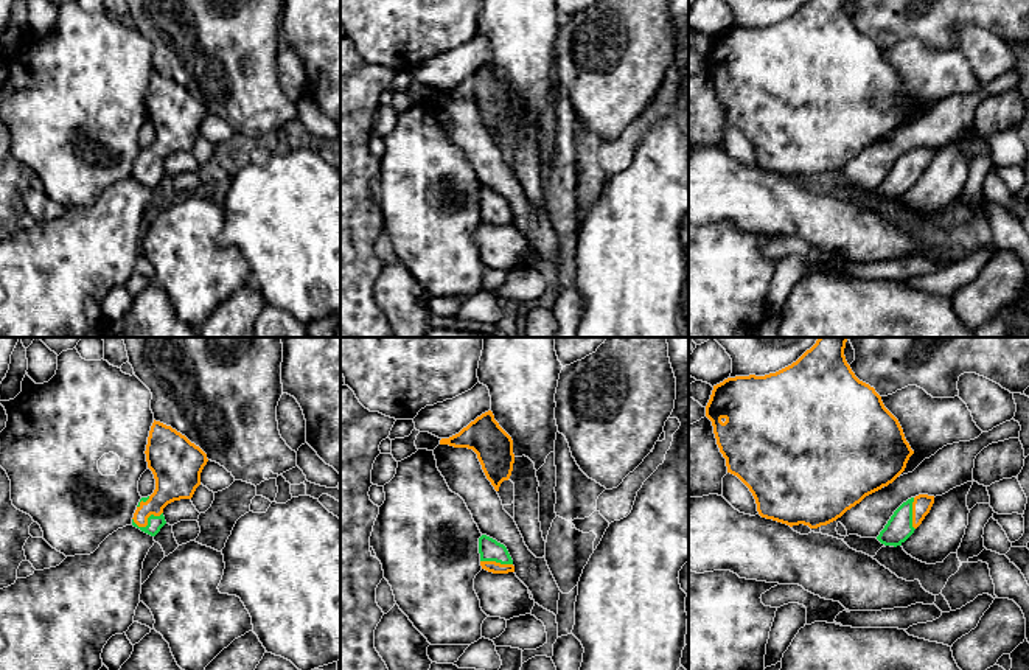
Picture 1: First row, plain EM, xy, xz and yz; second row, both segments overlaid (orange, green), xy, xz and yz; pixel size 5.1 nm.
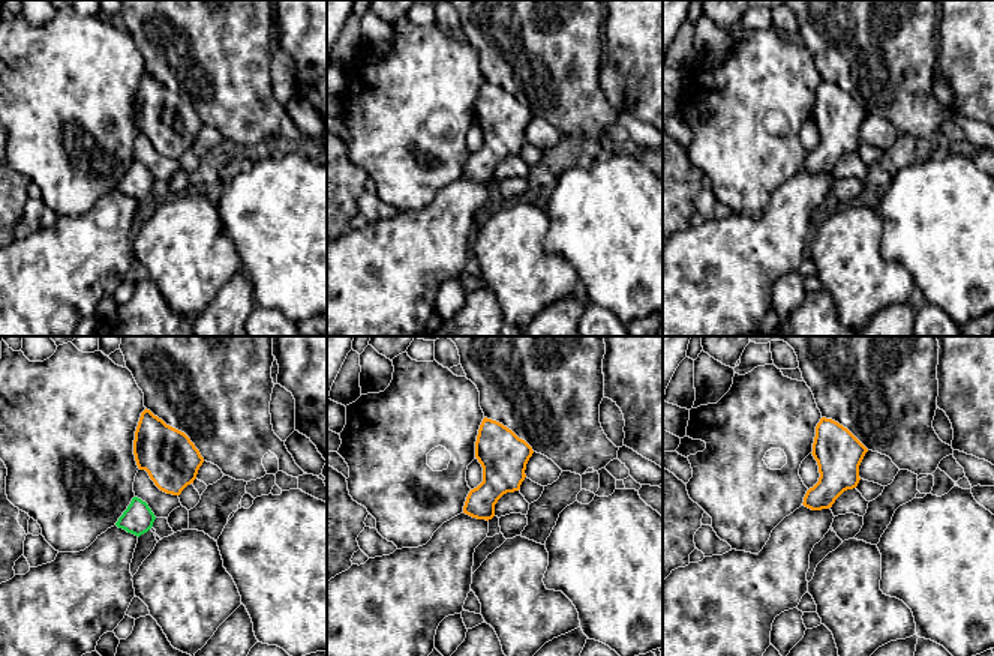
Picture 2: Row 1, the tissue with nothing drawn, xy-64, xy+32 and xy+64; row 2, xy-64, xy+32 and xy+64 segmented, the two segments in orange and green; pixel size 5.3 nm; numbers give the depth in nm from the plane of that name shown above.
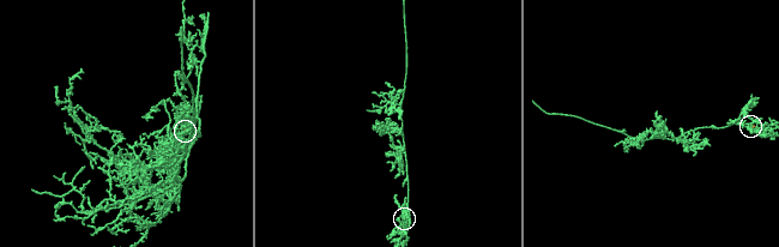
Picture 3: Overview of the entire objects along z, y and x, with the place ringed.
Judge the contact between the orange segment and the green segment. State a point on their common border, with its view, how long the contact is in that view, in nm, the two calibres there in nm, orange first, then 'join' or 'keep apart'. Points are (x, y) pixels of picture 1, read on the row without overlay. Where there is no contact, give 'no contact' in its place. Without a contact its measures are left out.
meets orange in xy at (146, 173); contact 170 nm long; 190 nm thick on the orange side, 80 nm on the other; join

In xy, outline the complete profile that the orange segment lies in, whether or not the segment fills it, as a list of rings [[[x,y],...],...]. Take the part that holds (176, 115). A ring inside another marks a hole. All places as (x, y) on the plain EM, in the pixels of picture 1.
[[[155,72],[145,106],[155,131],[155,141],[151,148],[140,151],[132,177],[155,188],[166,176],[163,160],[174,152],[193,149],[208,110],[185,87]]]

